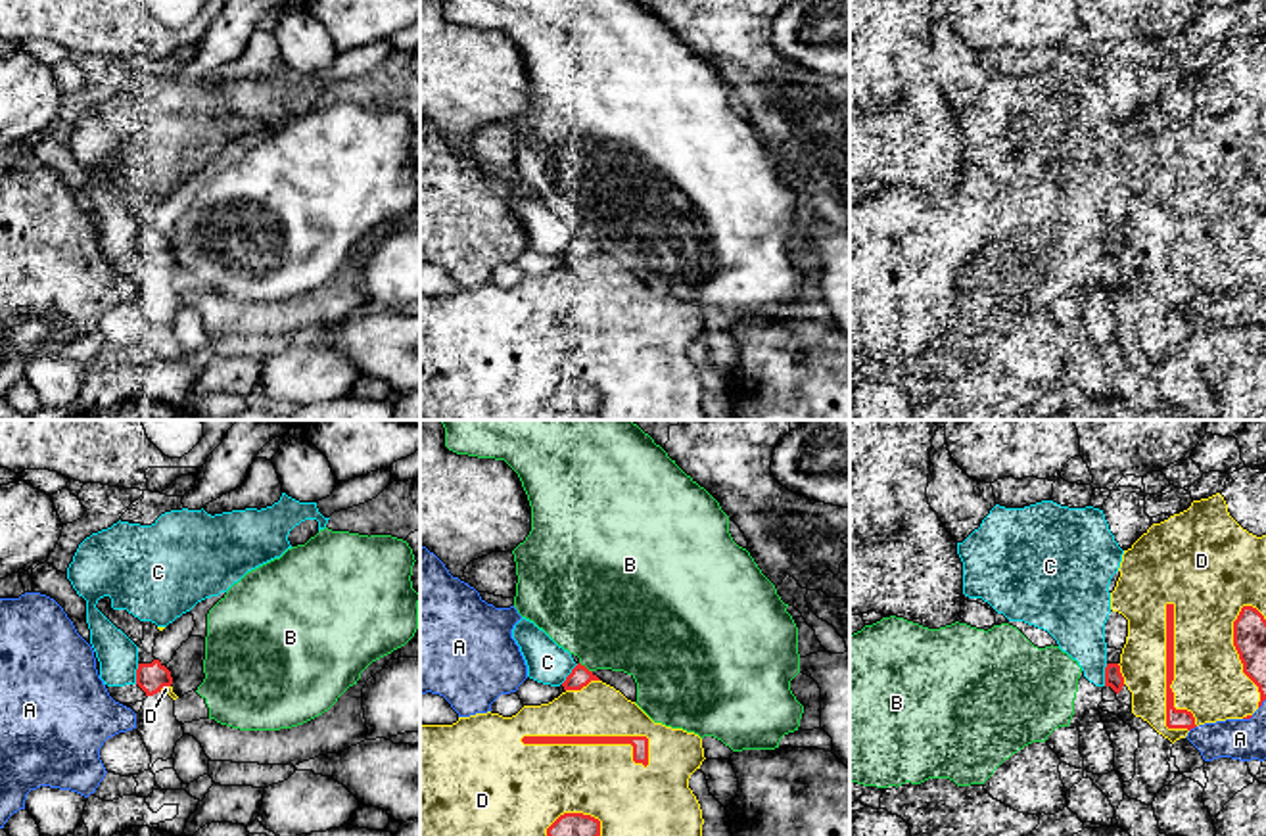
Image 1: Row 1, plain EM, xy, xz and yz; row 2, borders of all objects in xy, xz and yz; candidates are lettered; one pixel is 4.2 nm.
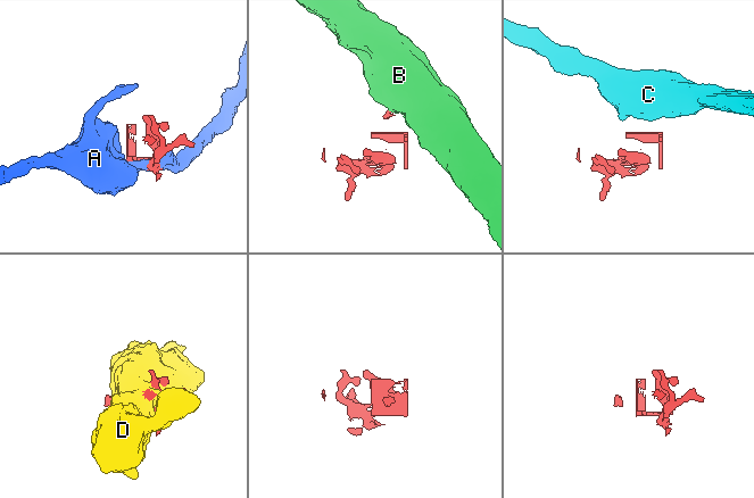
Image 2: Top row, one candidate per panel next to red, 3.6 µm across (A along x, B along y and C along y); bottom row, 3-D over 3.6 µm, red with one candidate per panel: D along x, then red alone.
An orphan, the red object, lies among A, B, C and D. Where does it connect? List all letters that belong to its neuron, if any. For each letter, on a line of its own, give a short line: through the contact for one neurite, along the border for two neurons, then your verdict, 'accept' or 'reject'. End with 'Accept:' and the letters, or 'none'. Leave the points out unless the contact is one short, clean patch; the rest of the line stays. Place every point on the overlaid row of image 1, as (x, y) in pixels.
A: reject
B: reject
C: reject
D: accept
Accept: D

